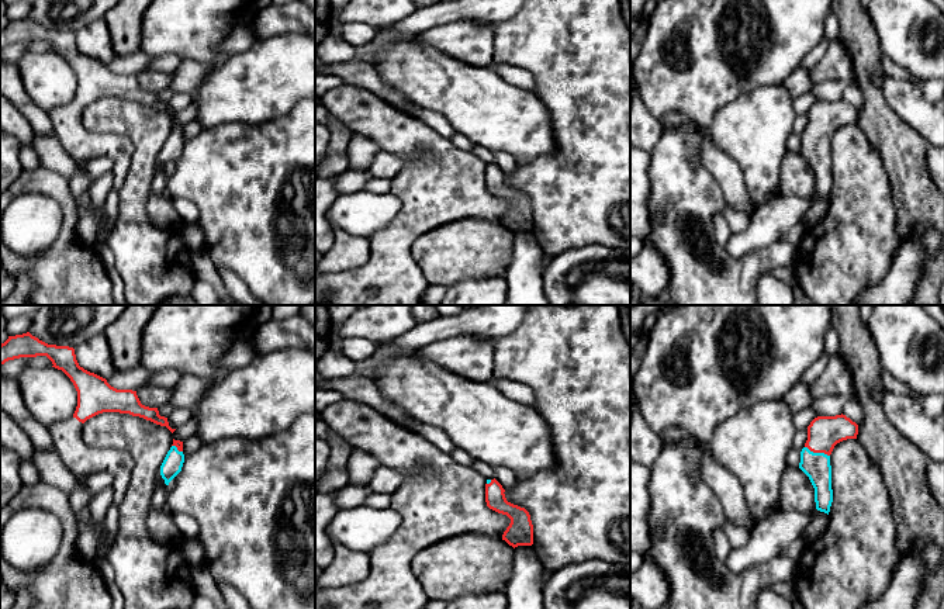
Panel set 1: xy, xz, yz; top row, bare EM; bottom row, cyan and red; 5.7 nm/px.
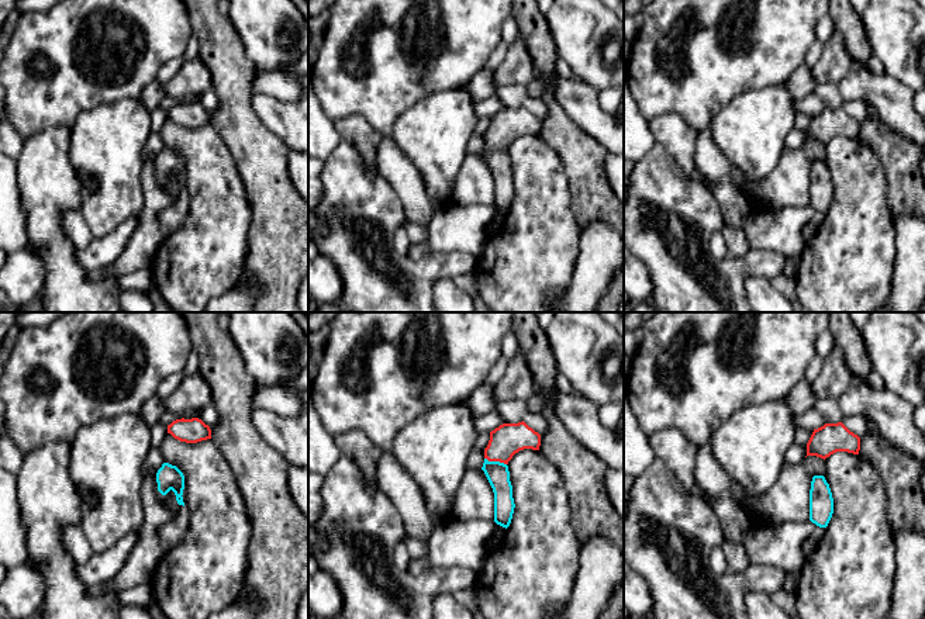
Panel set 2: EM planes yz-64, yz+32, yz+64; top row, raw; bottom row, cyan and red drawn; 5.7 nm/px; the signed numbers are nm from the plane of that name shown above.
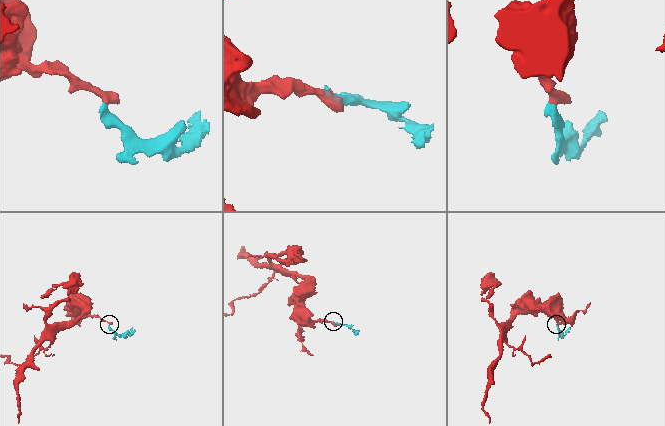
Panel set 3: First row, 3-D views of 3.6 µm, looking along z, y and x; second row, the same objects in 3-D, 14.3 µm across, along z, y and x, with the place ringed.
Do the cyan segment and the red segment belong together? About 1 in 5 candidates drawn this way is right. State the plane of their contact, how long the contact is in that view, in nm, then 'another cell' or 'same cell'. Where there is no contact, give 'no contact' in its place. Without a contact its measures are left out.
yz | 160 nm | same cell

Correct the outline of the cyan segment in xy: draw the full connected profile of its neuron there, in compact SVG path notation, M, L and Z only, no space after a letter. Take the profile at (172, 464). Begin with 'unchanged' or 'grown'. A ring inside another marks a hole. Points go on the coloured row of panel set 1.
grown; M173 439L173 444L158 470L155 480L156 488L152 496L153 508L160 508L160 504L167 494L167 485L181 471L183 463L183 442Z

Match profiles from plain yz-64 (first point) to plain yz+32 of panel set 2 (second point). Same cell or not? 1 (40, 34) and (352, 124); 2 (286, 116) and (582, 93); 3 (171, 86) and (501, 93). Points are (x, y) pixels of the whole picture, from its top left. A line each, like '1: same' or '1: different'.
1: different
2: same
3: different

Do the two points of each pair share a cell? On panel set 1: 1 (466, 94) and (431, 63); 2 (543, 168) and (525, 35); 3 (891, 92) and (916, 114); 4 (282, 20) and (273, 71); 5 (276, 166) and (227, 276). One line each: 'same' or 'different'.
1: same
2: same
3: same
4: different
5: different

